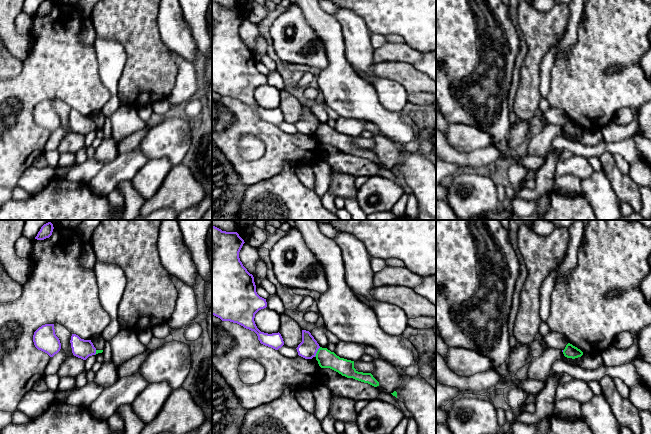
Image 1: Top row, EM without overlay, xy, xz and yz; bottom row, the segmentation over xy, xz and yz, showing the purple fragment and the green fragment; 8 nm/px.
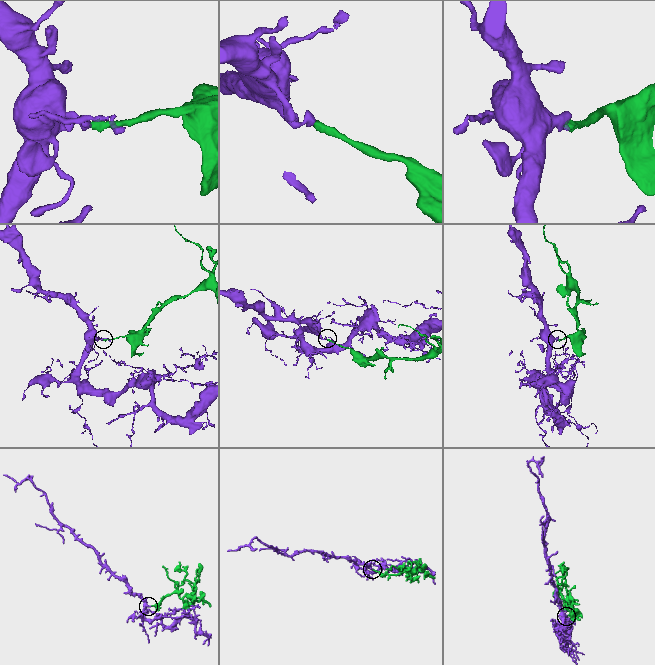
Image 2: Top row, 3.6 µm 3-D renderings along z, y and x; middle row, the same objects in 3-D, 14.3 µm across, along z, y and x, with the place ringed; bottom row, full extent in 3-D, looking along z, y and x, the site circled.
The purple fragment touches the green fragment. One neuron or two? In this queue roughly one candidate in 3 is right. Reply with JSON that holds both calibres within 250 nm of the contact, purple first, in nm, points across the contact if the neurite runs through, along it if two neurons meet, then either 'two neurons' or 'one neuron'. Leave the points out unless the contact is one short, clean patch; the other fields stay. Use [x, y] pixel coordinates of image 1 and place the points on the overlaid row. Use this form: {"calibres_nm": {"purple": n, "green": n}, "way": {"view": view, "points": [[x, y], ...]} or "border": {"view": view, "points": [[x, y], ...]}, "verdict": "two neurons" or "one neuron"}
{"calibres_nm": {"purple": 150, "green": 140}, "border": {"view": "xz", "points": [[320, 347], [314, 356]]}, "verdict": "two neurons"}

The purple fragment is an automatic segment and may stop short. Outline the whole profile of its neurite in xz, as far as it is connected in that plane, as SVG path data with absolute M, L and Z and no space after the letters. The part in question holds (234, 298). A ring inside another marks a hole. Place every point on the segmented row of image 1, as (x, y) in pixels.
M212 225L212 315L254 331L261 344L278 350L284 345L281 334L261 332L254 321L255 314L267 307L266 299L256 292L254 277L243 266L239 252L244 240L237 232L226 232Z

